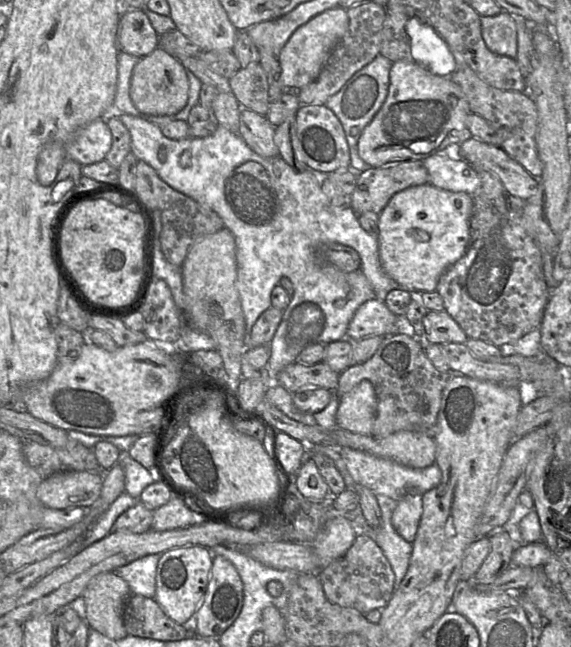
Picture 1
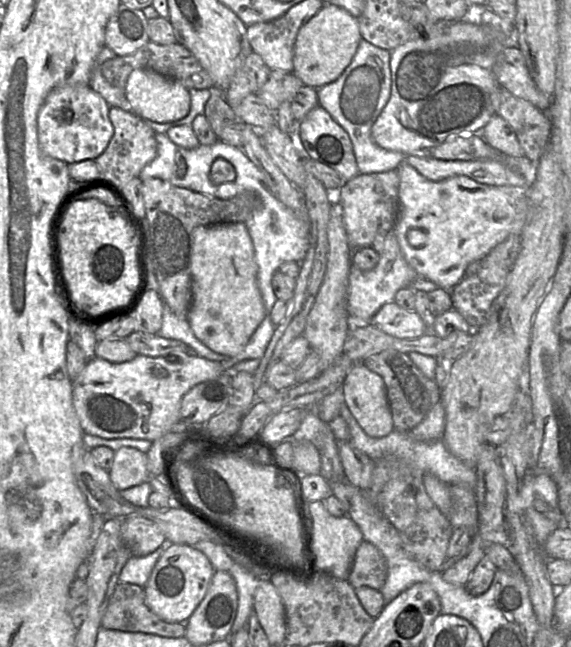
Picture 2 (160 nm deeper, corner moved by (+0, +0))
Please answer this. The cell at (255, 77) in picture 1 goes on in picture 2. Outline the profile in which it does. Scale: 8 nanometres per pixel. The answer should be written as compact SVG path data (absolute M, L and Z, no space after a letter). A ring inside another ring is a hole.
M271 70L267 81L257 91L256 96L270 110L276 111L281 102L290 101L302 86L302 80L293 73Z

